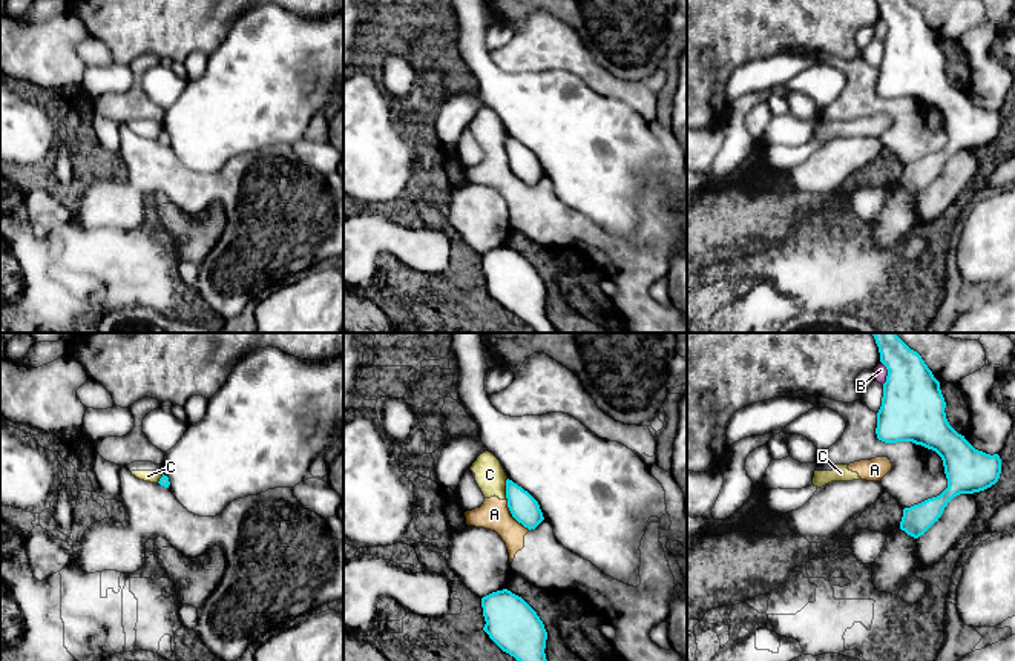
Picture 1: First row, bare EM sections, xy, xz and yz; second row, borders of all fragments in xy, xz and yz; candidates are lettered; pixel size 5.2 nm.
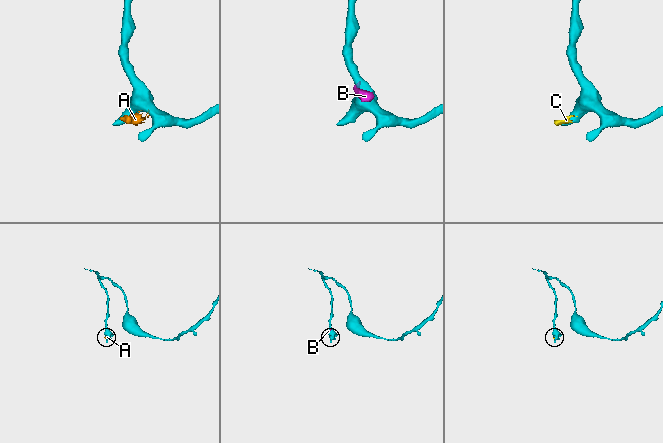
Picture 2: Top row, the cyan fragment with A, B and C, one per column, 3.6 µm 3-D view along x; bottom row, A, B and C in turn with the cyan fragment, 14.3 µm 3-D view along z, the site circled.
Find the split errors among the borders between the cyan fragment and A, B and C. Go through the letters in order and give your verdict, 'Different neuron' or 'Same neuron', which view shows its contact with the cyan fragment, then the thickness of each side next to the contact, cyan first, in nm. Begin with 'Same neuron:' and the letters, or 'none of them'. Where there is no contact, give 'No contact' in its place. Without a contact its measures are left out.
Same neuron: none of them
A: Different neuron. Touches cyan in xz. Thickness 150 nm (cyan) against 160 nm
B: Different neuron. Touches cyan in yz. Thickness 340 nm (cyan) against 70 nm
C: Different neuron. Touches cyan in xz. Thickness 150 nm (cyan) against 160 nm

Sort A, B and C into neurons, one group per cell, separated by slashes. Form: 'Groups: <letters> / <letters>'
Groups: A B C

